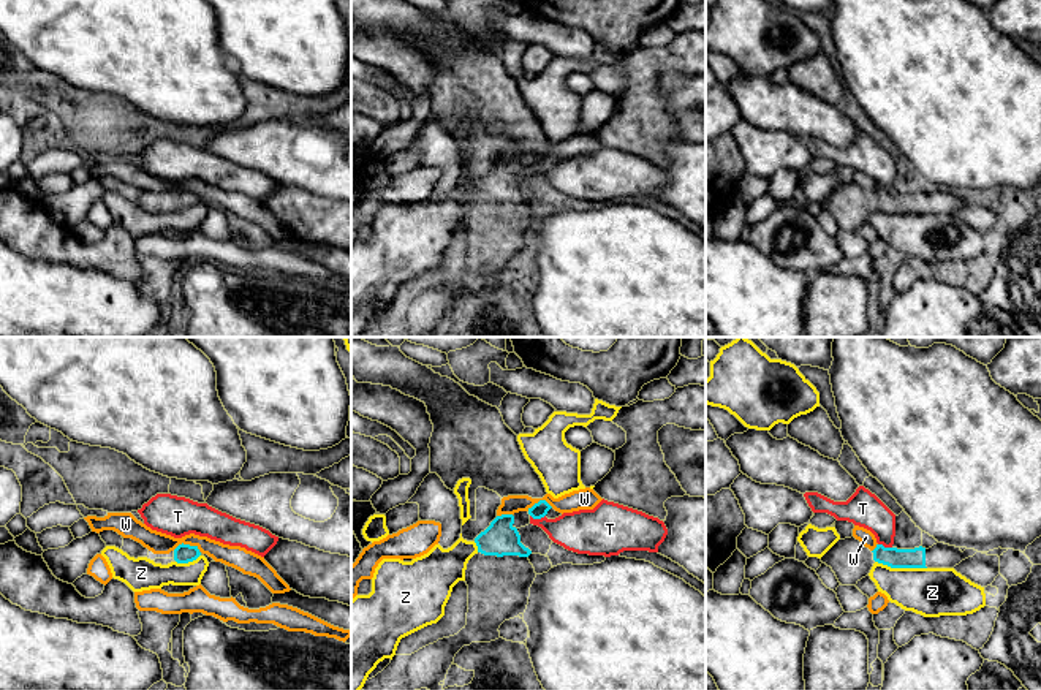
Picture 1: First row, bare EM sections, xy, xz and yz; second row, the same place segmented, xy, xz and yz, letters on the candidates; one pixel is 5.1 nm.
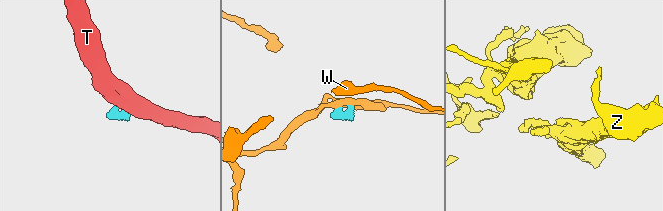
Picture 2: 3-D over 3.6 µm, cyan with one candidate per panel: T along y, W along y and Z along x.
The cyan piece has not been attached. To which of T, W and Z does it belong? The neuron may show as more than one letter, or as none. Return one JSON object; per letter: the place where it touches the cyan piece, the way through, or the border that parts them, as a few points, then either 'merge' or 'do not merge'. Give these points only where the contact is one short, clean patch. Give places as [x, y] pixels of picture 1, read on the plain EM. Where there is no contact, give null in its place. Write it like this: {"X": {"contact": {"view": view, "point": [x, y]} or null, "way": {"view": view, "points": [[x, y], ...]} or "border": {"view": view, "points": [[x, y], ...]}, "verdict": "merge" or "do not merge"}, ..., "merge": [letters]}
{"T": {"contact": {"view": "xz", "point": [538, 163]}, "border": {"view": "xz", "points": [[530, 160], [533, 163], [545, 162]]}, "verdict": "do not merge"}, "W": {"contact": {"view": "xy", "point": [187, 190]}, "border": {"view": "xy", "points": [[173, 195], [182, 189], [195, 190], [200, 195]]}, "verdict": "do not merge"}, "Z": {"contact": {"view": "yz", "point": [900, 212]}, "border": {"view": "yz", "points": [[875, 206], [891, 212], [926, 214]]}, "verdict": "do not merge"}, "merge": []}

